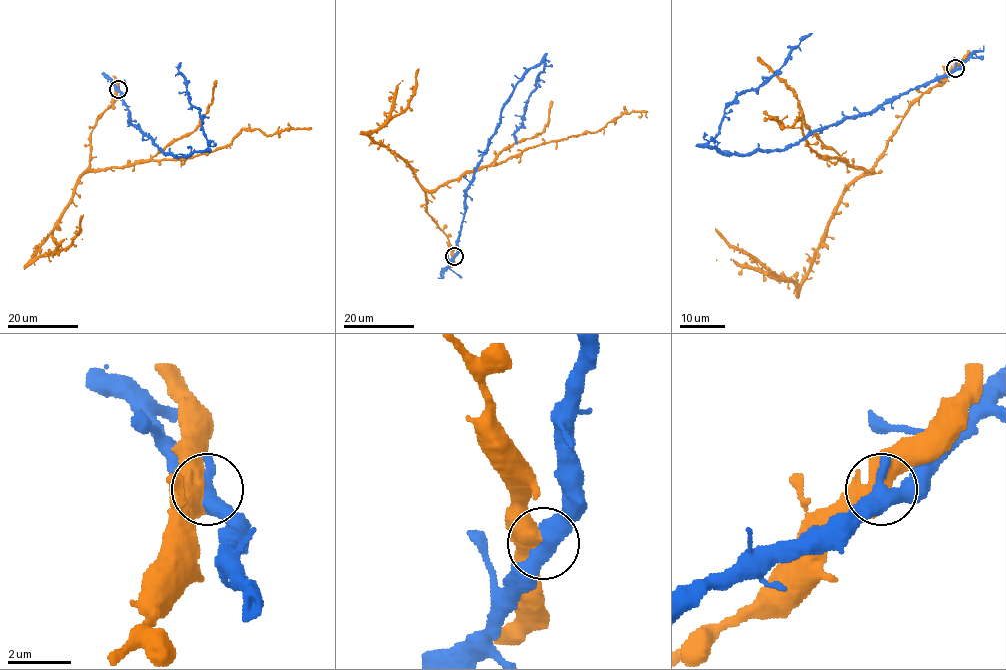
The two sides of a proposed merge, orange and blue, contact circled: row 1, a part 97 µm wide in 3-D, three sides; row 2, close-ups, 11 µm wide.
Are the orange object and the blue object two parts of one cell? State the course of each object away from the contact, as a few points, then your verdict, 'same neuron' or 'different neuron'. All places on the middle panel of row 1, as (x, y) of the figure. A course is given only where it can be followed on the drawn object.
orange via (455, 255), (447, 236), (427, 214), (425, 193), (532, 147), (596, 132), (623, 114), (644, 112), (647, 117) | blue via (455, 255), (464, 193), (495, 133), (501, 108), (515, 84), (541, 62), (543, 70), (515, 132), (517, 144) | different neuron

